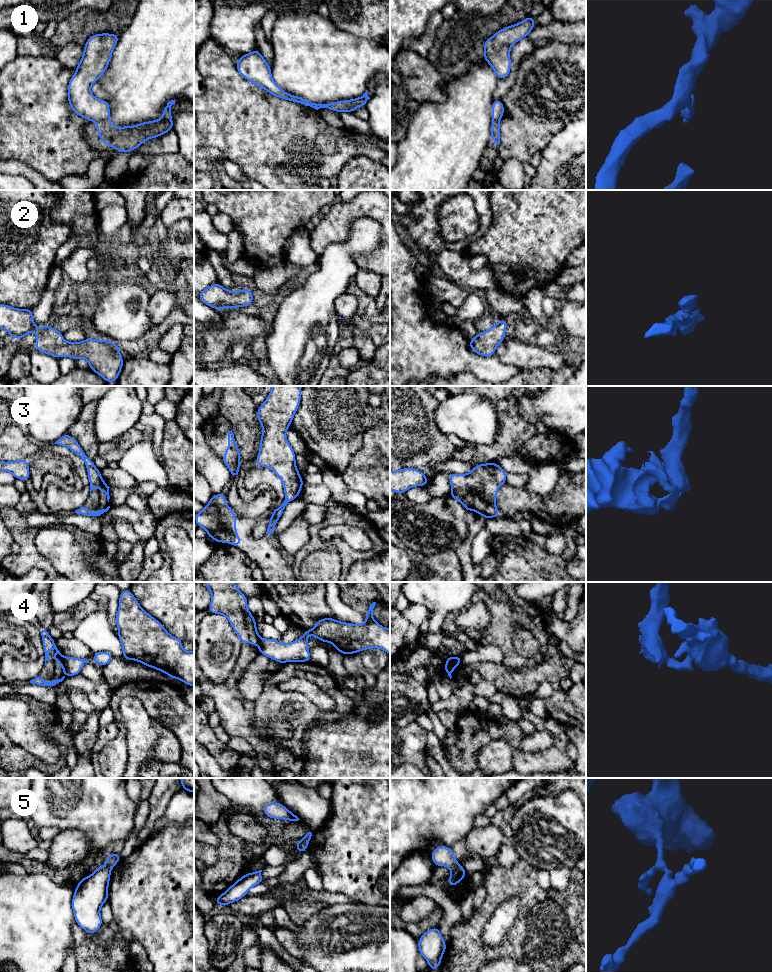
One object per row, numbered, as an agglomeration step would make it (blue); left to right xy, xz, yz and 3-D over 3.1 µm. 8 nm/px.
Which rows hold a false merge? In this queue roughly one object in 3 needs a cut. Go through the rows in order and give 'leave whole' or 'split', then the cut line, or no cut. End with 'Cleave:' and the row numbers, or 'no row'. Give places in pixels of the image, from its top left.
1: split | xy (108, 117), (96, 121)
2: leave whole | no cut
3: leave whole | no cut
4: split | xy (65, 657), (63, 671)
5: split | yz (457, 863), (451, 869)
Cleave: 1, 4, 5

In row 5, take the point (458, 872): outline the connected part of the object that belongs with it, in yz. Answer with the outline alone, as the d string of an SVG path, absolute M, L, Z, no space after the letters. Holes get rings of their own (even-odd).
M457 863L456 866L451 869L448 886L453 887L457 885L466 875L465 869Z

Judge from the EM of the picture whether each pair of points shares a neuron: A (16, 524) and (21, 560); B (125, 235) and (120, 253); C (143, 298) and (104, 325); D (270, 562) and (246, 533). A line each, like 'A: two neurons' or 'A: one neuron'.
A: one neuron
B: two neurons
C: one neuron
D: one neuron

